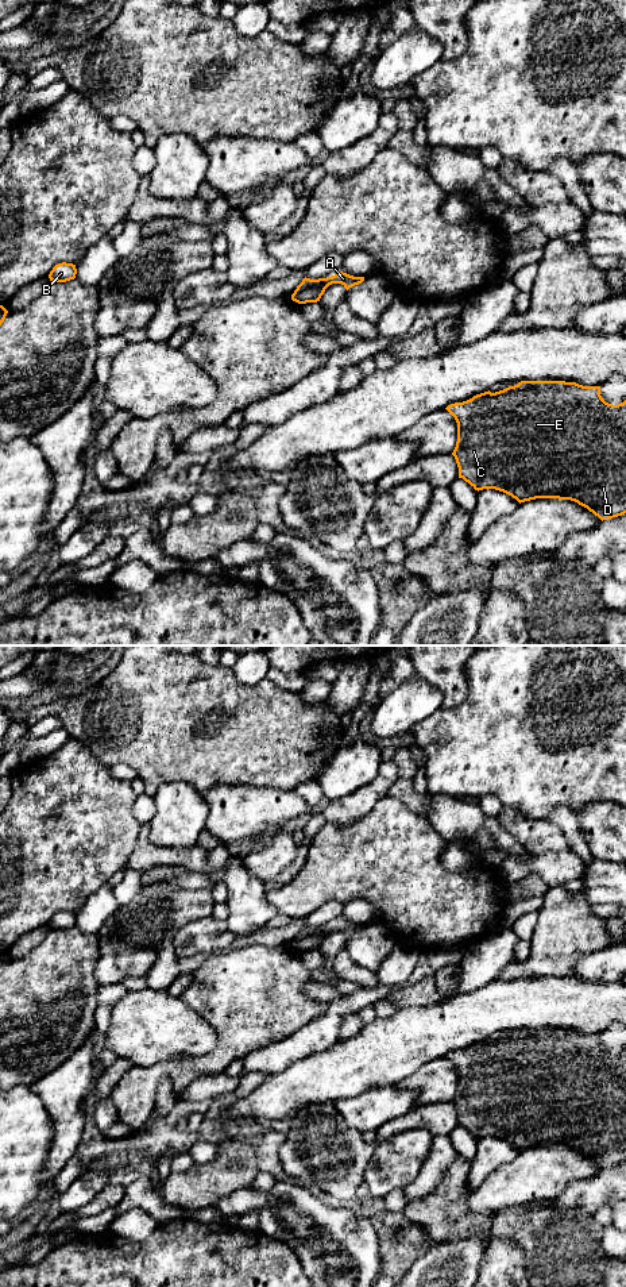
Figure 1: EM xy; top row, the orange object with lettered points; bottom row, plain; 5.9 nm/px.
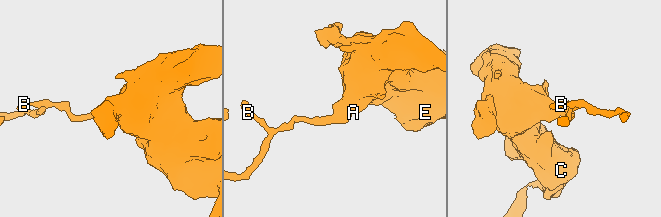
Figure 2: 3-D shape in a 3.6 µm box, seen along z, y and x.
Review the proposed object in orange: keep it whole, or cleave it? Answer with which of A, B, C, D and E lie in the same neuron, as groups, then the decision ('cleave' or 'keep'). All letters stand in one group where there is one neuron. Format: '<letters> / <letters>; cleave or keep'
A C D E / B; cleave

